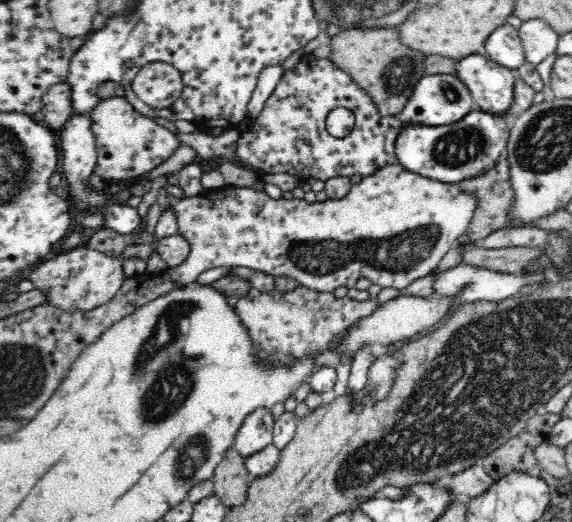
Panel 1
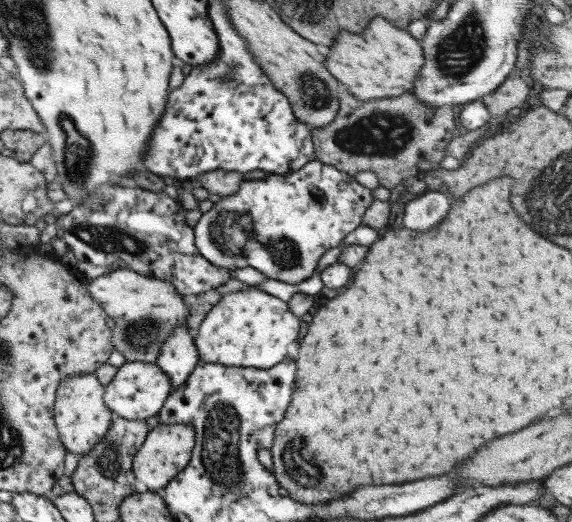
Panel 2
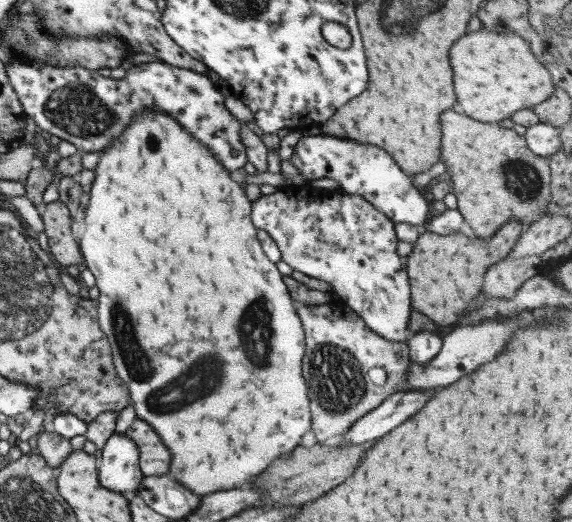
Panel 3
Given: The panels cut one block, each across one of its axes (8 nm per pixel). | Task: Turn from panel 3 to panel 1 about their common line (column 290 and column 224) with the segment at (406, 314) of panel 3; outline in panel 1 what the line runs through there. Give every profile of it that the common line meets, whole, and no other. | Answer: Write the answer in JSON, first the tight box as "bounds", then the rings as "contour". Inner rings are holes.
{"bounds":[159,164,477,292],"contour":[[[400,164],[384,165],[384,168],[373,172],[370,176],[363,176],[360,182],[350,187],[346,196],[340,197],[338,200],[326,199],[323,202],[316,201],[315,203],[308,203],[305,199],[297,199],[295,197],[292,199],[284,199],[284,197],[274,199],[264,191],[259,191],[258,187],[234,187],[228,184],[217,189],[203,191],[196,196],[188,198],[176,198],[166,193],[165,186],[160,189],[159,193],[166,197],[169,206],[174,209],[174,213],[176,213],[177,233],[183,236],[189,244],[189,253],[186,262],[179,266],[168,268],[165,274],[165,277],[168,279],[172,279],[172,281],[181,285],[189,284],[195,282],[202,272],[206,272],[206,270],[212,268],[244,267],[259,270],[274,277],[290,276],[290,278],[298,281],[299,286],[306,286],[306,288],[320,292],[333,292],[338,286],[346,286],[350,289],[356,284],[359,278],[367,278],[371,283],[378,284],[381,288],[392,287],[401,291],[409,284],[414,283],[415,280],[431,274],[436,270],[442,258],[444,258],[444,254],[450,251],[451,248],[454,248],[454,246],[460,244],[458,241],[459,236],[464,234],[464,231],[468,228],[468,223],[472,220],[477,205],[477,198],[473,194],[462,190],[456,182],[452,184],[438,182],[426,176],[420,176],[410,172]]]}

